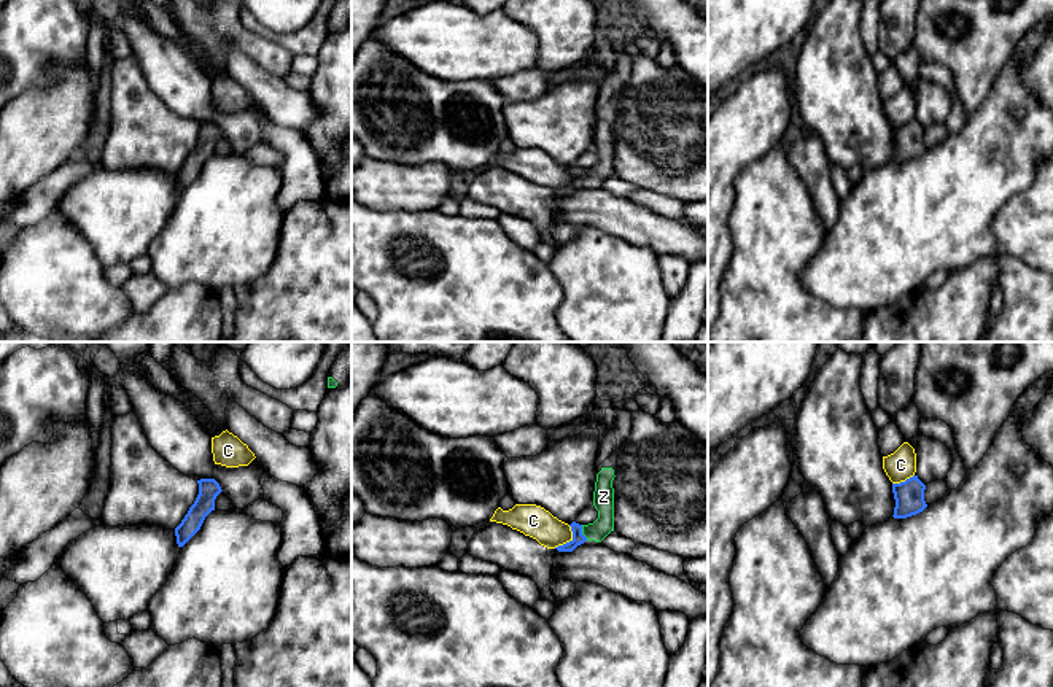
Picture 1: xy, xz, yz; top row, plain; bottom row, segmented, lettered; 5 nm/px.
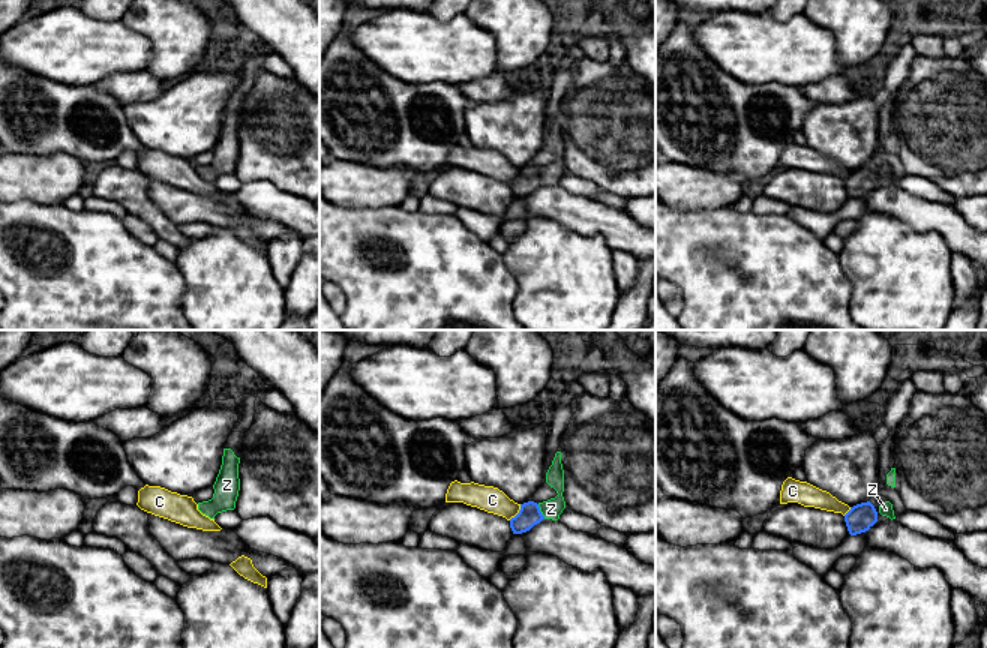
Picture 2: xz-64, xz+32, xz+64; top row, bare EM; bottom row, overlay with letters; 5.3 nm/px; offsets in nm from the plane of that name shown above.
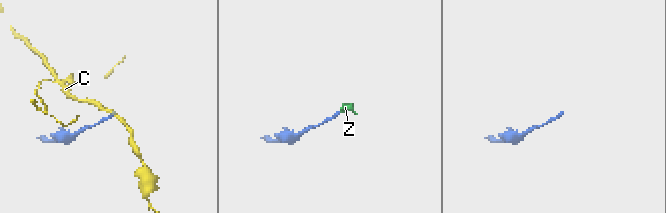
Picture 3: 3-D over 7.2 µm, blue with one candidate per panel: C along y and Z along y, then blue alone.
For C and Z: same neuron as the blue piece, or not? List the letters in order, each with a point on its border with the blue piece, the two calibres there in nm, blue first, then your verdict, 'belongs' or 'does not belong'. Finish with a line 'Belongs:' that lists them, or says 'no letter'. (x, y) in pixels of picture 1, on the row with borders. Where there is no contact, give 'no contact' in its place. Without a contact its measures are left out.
C: xz (570, 541) | 60/160 nm | does not belong
Z: xz (581, 533) | 60/110 nm | belongs
Belongs: Z

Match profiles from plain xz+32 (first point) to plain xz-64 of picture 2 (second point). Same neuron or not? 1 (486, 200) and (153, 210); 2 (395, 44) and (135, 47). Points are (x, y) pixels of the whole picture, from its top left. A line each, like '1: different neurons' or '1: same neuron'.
1: same neuron
2: same neuron

